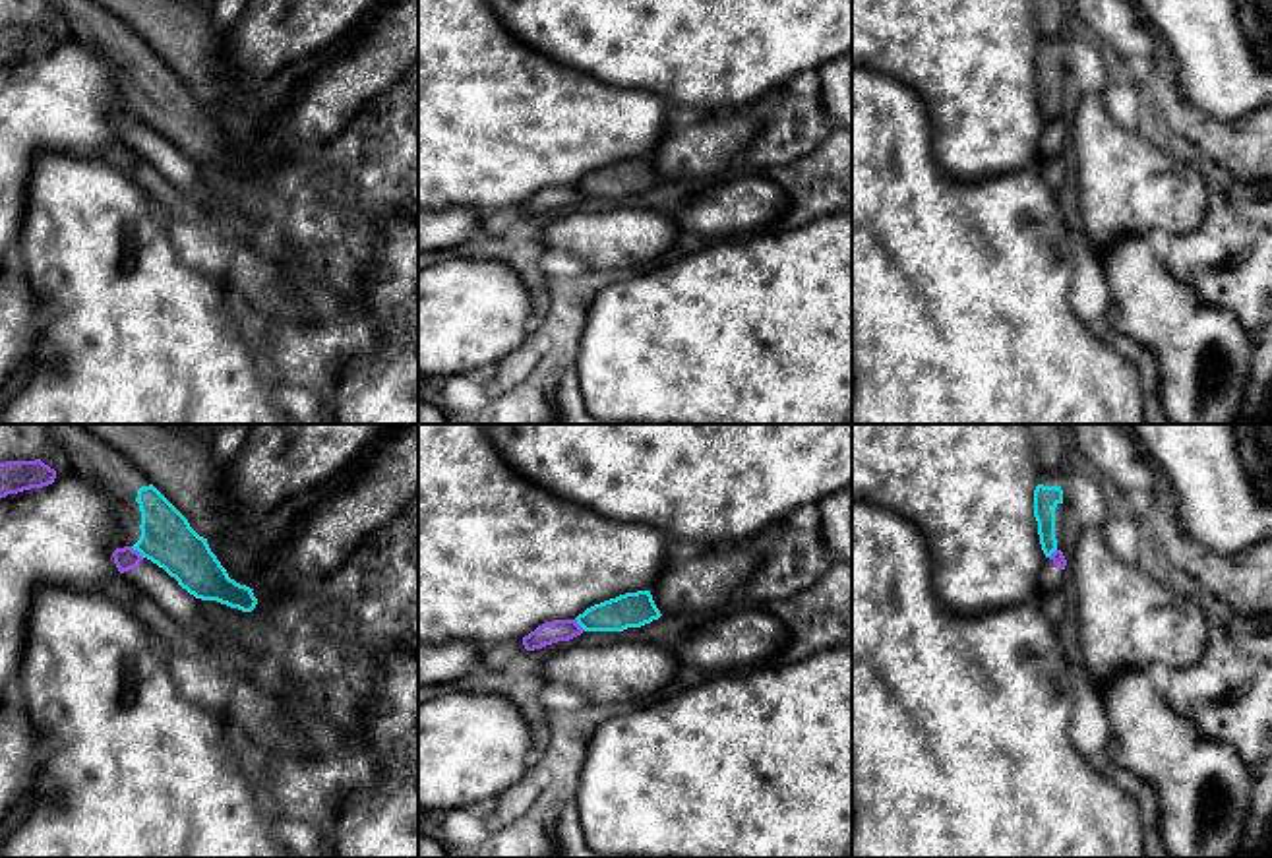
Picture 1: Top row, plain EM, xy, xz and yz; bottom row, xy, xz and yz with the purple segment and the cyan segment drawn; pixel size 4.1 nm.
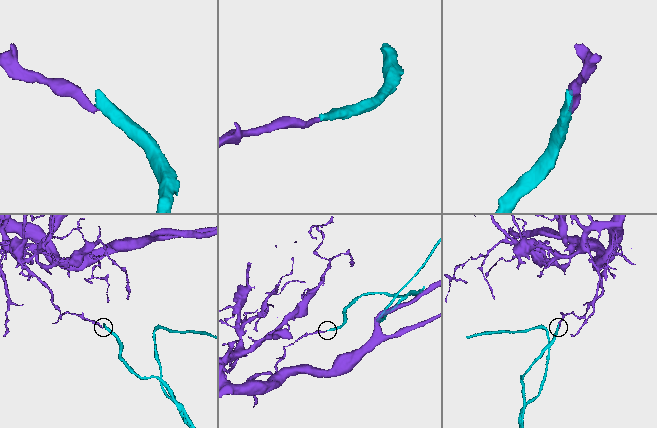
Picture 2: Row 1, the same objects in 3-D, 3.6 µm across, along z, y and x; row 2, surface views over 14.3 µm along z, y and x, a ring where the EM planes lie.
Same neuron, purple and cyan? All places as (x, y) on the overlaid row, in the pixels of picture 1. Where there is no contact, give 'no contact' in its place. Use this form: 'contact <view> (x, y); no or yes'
contact xy (136, 551); no

